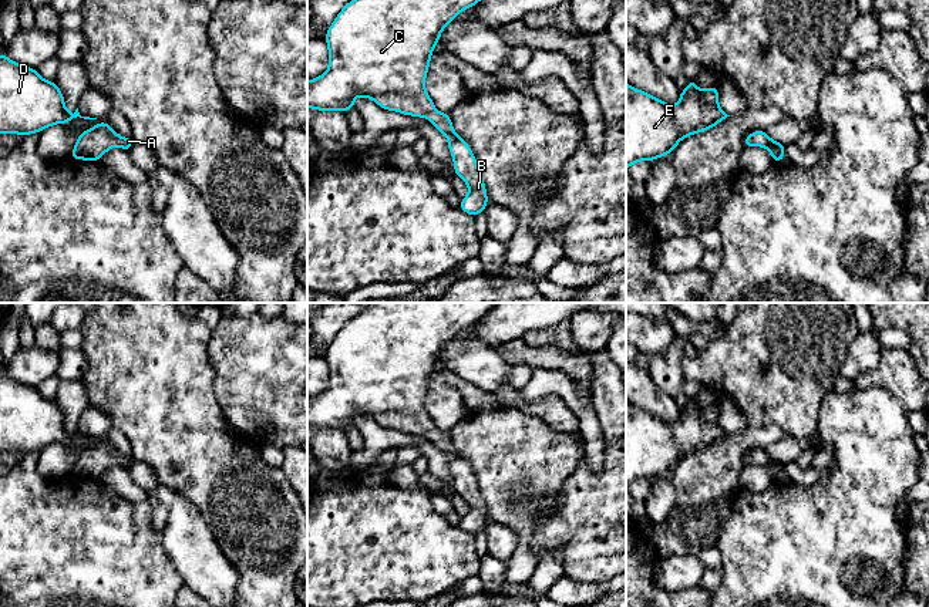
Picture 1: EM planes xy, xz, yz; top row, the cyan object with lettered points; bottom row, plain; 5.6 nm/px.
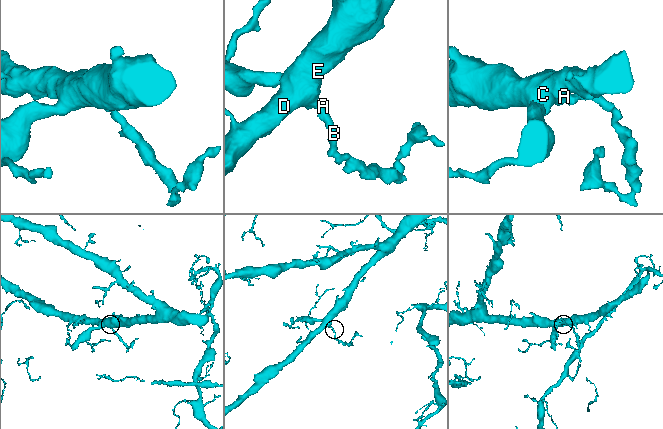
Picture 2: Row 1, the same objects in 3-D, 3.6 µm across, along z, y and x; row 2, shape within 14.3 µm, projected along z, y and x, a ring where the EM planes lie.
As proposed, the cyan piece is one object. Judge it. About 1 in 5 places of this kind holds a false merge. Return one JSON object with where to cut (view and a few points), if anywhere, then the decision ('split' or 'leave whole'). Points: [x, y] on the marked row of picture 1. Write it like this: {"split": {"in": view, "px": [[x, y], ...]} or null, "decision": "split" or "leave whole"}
{"split": null, "decision": "leave whole"}

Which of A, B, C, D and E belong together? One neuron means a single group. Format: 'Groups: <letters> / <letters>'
Groups: A B C D E

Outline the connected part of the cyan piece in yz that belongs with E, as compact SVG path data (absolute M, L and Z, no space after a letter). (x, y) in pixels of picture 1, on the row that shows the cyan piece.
M690 78L687 88L680 91L680 101L670 105L626 82L626 169L639 161L656 161L671 154L683 138L704 132L727 117L718 107L717 84L701 91Z

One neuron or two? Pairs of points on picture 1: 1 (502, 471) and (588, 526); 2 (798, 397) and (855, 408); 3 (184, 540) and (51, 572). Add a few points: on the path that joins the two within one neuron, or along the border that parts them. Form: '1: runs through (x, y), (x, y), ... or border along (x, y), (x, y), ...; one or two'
1: border along (571, 475), (535, 532); two
2: border along (825, 391), (818, 408), (818, 427), (815, 431); two
3: border along (161, 533), (162, 549), (179, 573); two

